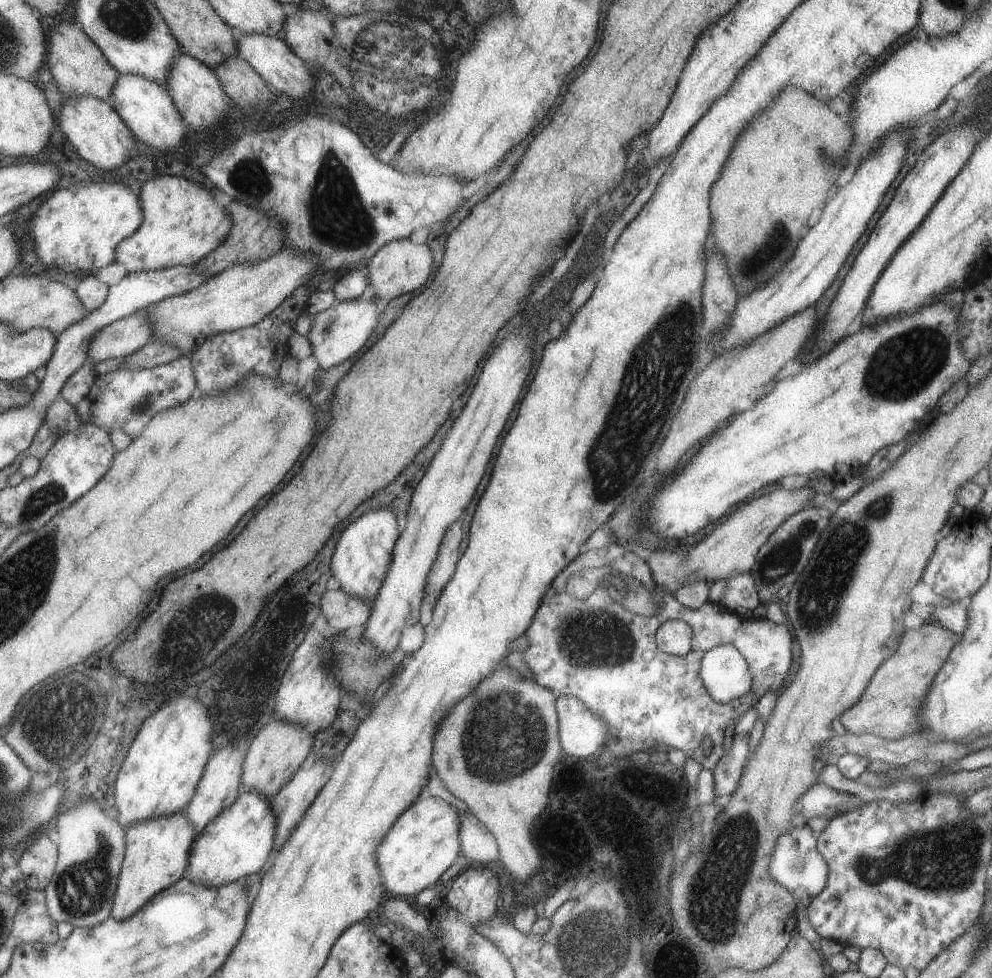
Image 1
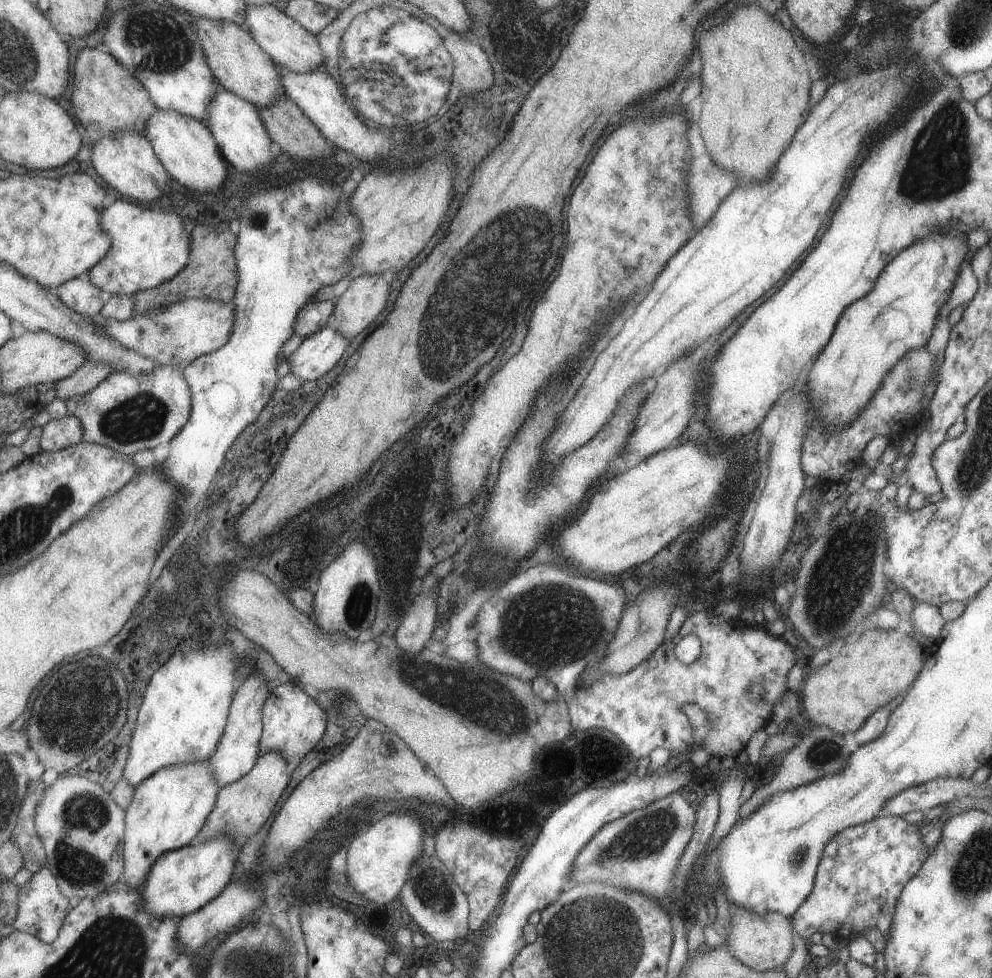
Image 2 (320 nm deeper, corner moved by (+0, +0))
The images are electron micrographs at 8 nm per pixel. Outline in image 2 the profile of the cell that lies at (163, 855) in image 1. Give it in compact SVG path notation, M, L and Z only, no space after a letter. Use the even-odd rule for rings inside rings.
M208 758L158 768L136 784L132 800L124 808L122 874L127 886L140 888L147 871L160 854L192 842L211 812L219 789Z

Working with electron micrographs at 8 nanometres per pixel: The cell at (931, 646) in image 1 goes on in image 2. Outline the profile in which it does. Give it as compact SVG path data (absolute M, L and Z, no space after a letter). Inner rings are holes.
M867 628L857 641L833 650L825 664L811 669L801 685L802 704L811 725L825 725L840 735L855 732L877 708L909 688L920 671L922 648L908 634Z

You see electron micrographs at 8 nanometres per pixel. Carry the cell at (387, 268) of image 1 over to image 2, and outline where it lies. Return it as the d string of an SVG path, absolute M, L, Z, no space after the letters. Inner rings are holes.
M355 273L345 291L338 297L334 297L333 318L336 318L336 330L339 331L348 341L356 334L359 334L365 326L369 326L375 316L383 310L385 298L387 298L389 286L381 279L381 275L359 275Z

